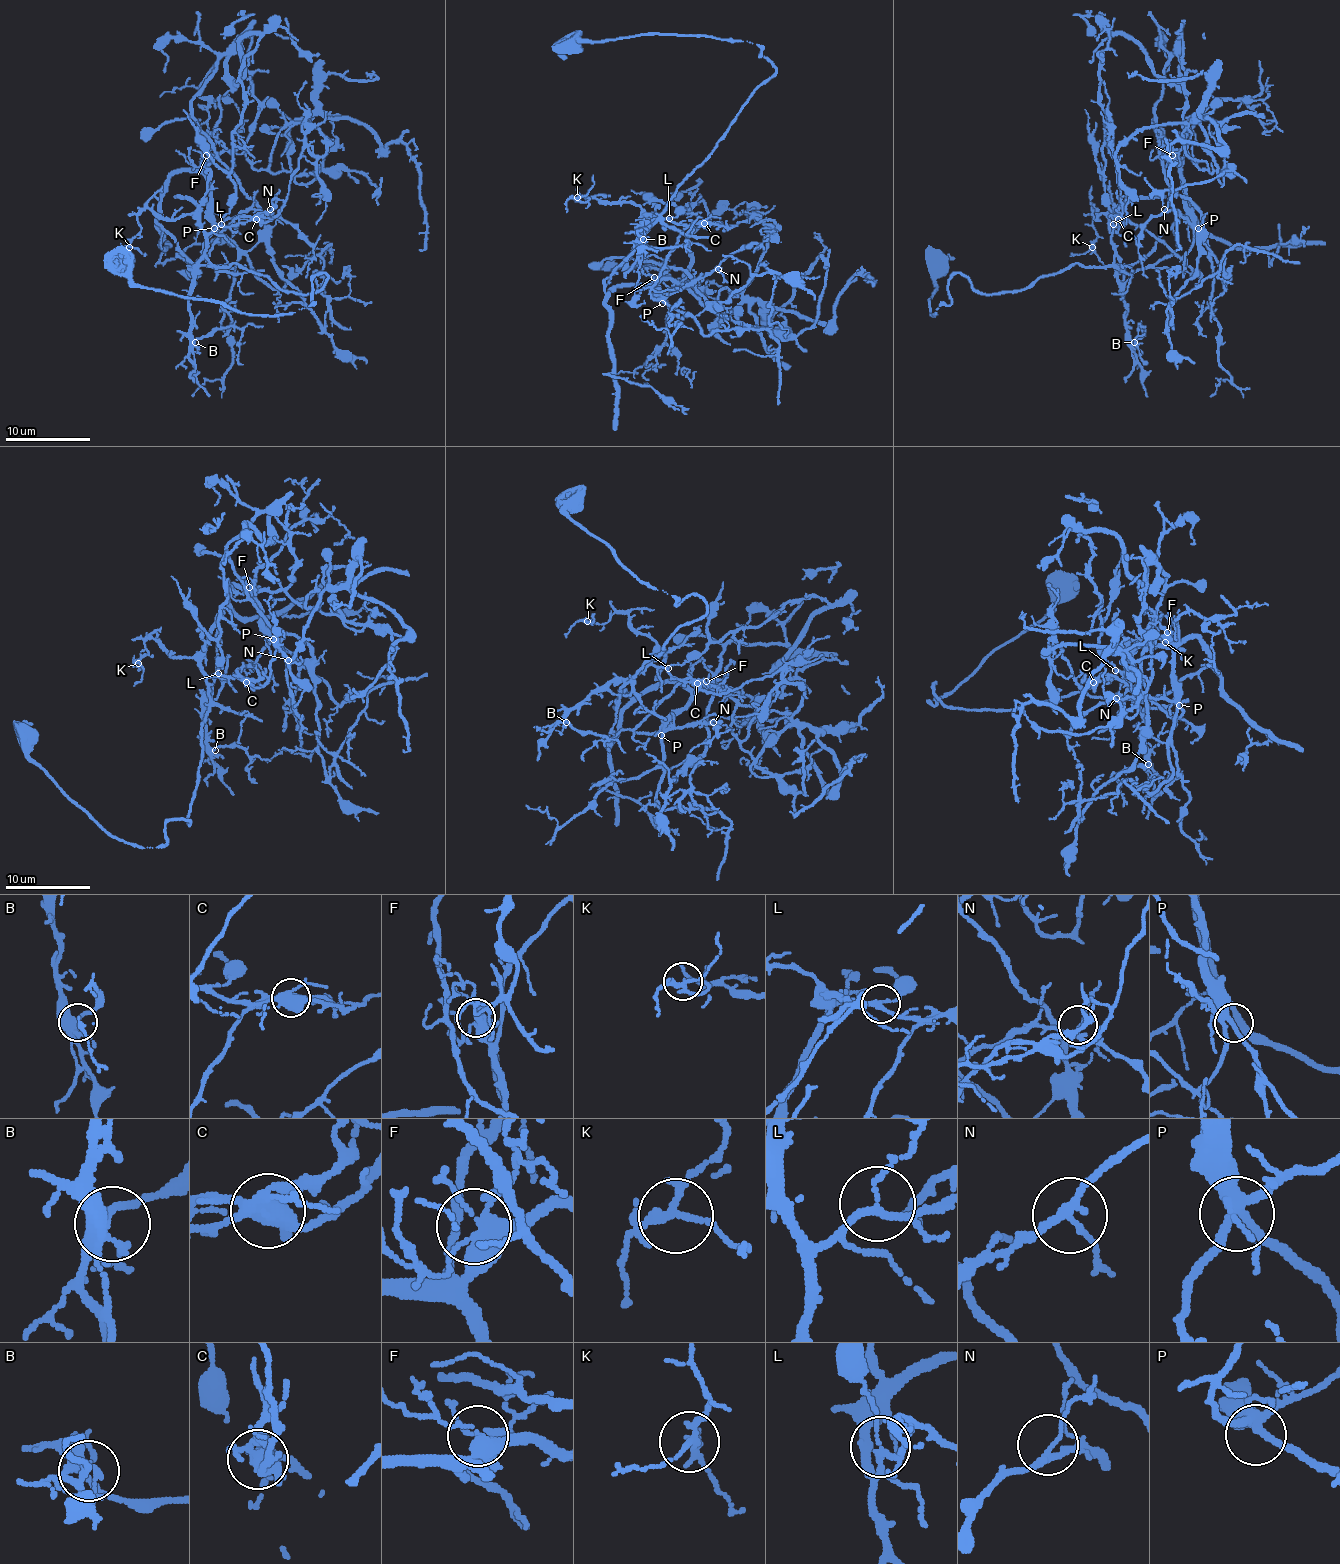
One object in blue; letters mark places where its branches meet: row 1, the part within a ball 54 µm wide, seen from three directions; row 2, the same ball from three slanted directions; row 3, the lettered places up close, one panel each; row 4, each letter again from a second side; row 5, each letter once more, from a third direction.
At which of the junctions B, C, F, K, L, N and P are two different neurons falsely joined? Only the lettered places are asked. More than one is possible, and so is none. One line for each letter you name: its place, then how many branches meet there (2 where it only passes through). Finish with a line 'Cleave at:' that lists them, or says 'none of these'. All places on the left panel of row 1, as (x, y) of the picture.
C: (256, 219) | 5
L: (221, 224) | 3
Cleave at: C, L

